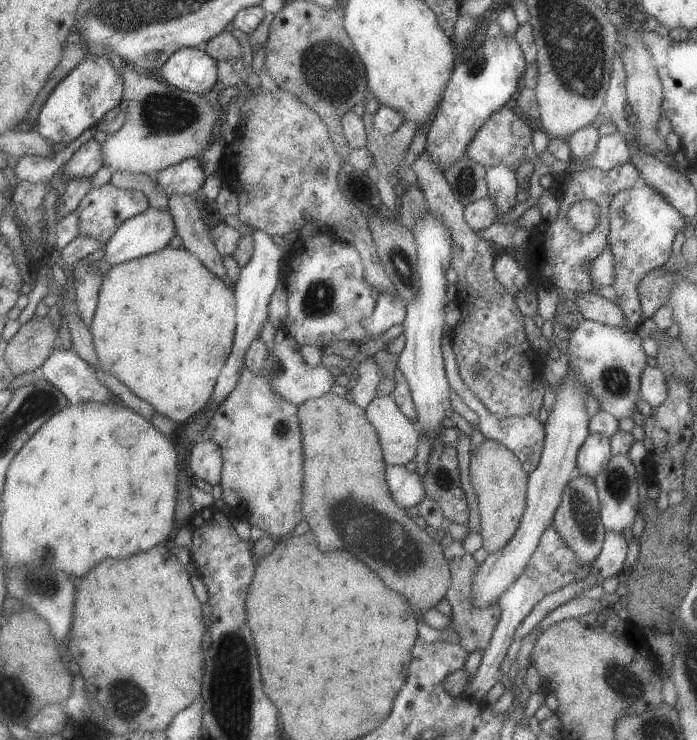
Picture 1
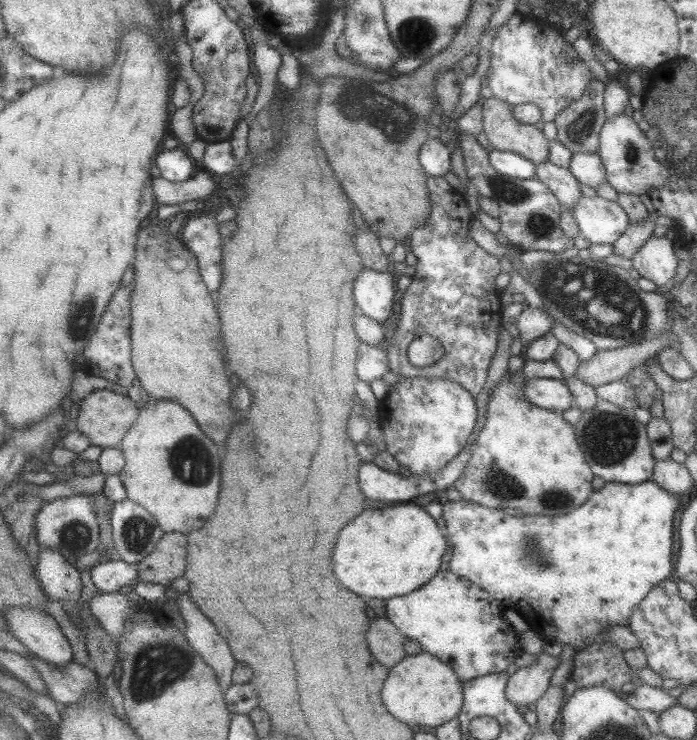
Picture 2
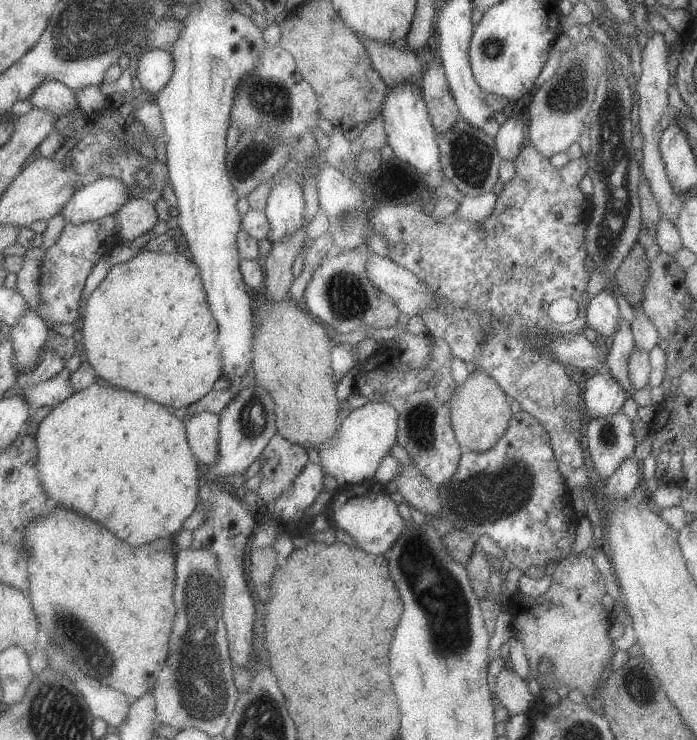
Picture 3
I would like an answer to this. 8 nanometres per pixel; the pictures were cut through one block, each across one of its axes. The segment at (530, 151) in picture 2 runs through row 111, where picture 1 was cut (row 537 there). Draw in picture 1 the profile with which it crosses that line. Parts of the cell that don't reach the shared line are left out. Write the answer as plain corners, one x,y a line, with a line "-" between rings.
485,439
473,448
470,458
470,477
474,491
480,501
483,547
488,553
501,550
511,542
518,531
527,504
529,476
516,456
493,439

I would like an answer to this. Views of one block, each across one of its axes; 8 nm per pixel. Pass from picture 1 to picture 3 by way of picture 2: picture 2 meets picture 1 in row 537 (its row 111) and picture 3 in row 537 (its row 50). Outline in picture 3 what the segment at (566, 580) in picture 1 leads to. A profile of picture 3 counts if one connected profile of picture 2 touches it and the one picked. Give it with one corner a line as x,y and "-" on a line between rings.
522,410
513,414
506,434
489,451
475,453
468,450
461,456
452,480
436,488
443,508
442,518
476,538
488,534
502,547
512,568
520,569
522,574
528,566
546,566
554,560
558,563
572,550
581,517
573,508
571,493
554,456
549,434
529,412

